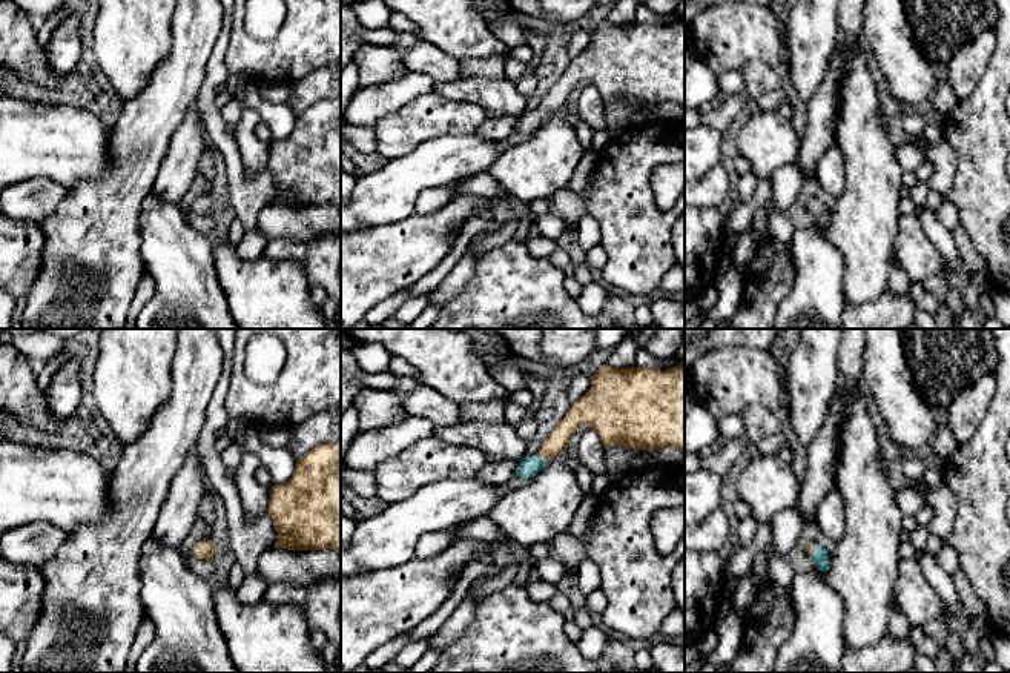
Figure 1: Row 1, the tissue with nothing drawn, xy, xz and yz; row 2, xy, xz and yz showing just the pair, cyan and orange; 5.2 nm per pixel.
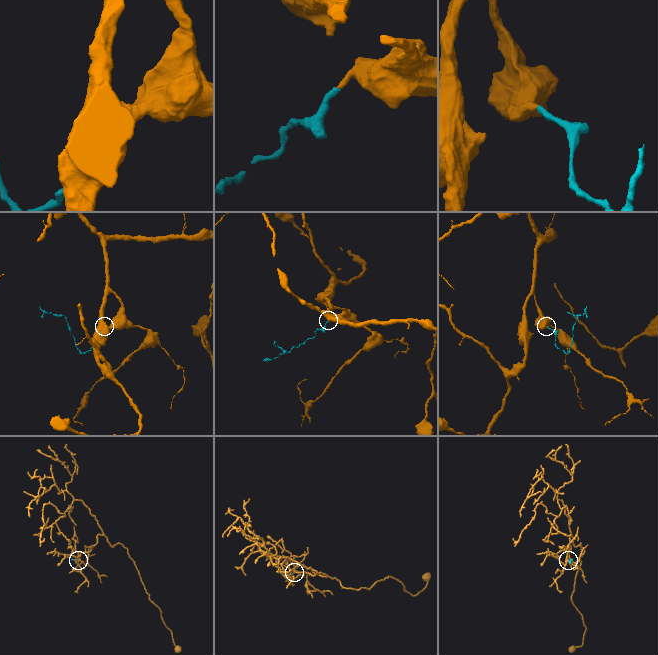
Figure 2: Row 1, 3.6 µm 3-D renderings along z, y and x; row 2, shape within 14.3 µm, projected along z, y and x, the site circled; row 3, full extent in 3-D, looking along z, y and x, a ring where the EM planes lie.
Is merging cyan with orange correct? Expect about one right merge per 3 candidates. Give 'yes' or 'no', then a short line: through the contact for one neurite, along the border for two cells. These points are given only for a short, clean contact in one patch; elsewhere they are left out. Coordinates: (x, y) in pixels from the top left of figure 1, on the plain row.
yes; line xz (530, 122), (541, 114), (557, 96)

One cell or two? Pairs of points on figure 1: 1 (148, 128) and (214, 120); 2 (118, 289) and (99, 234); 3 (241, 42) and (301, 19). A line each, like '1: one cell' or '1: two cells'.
1: two cells
2: one cell
3: one cell

